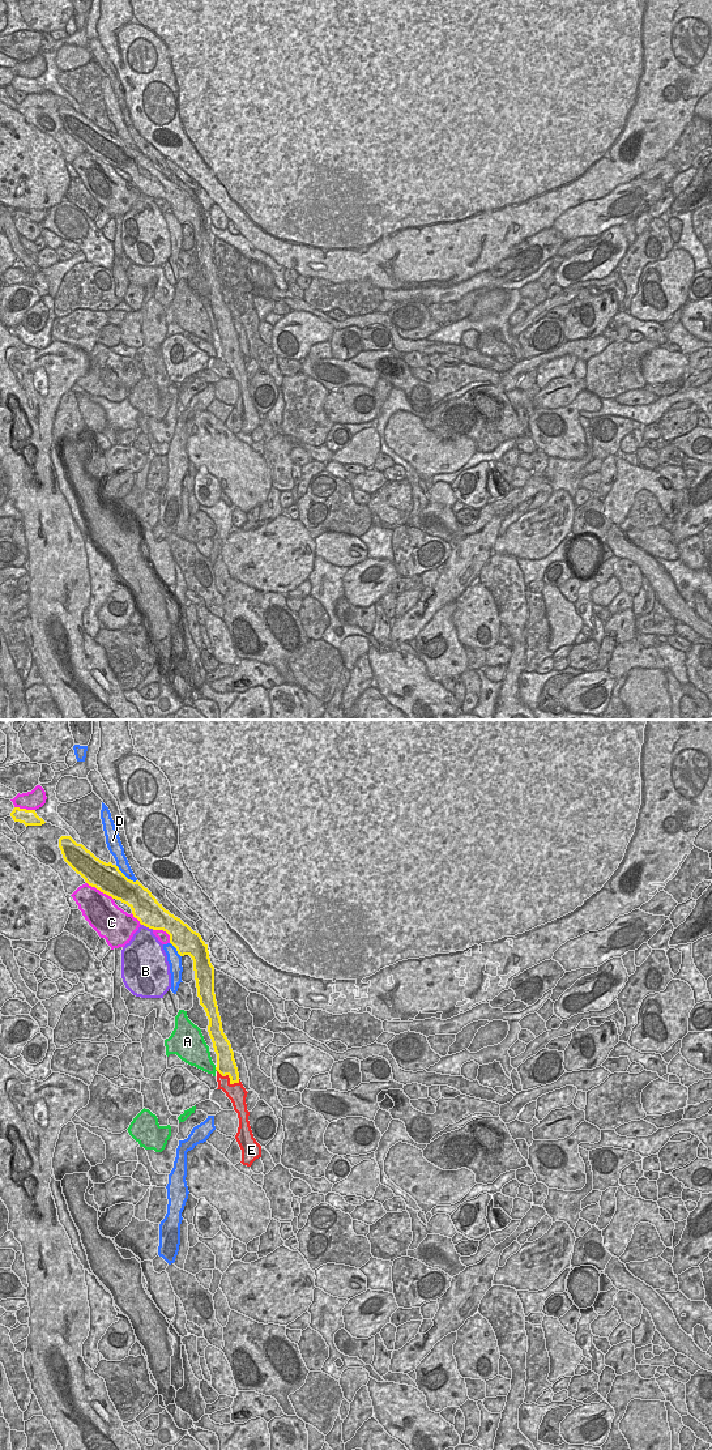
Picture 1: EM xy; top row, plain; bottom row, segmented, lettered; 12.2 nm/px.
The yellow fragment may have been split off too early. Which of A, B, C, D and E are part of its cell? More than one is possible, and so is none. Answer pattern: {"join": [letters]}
{"join": ["E"]}

